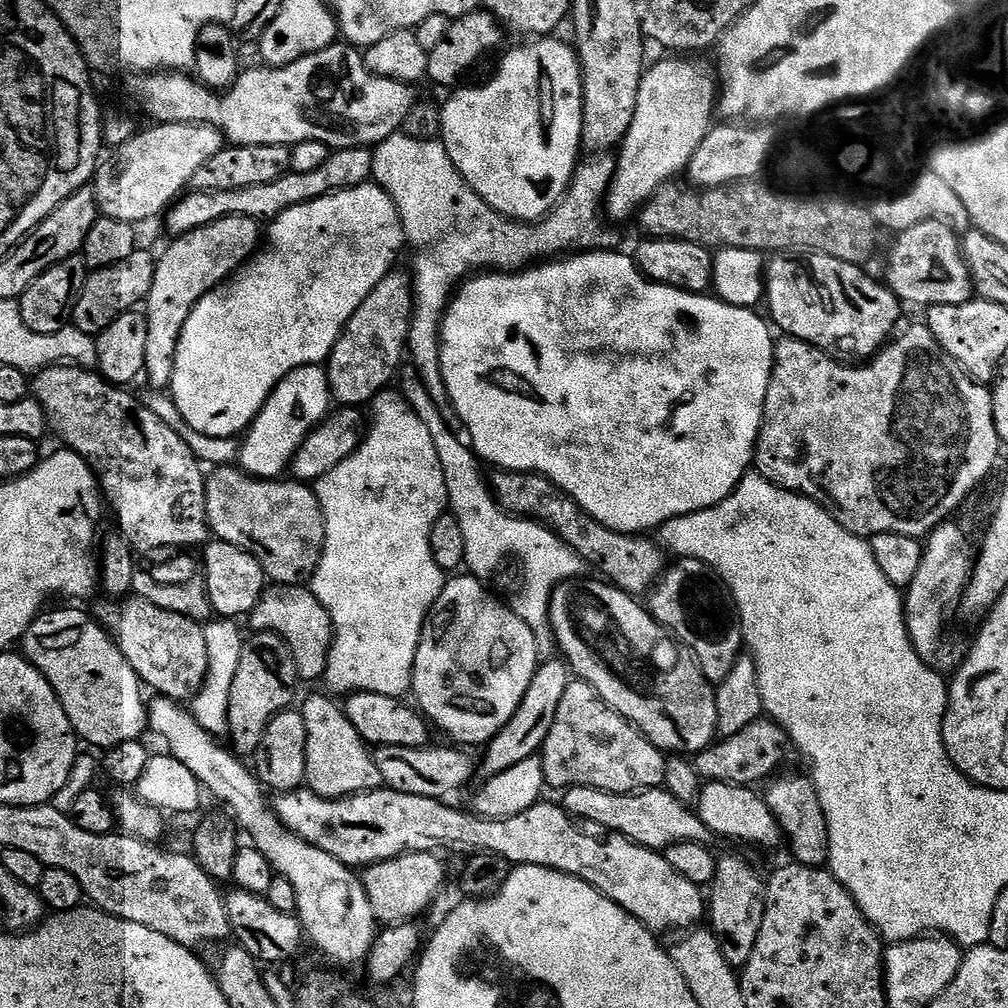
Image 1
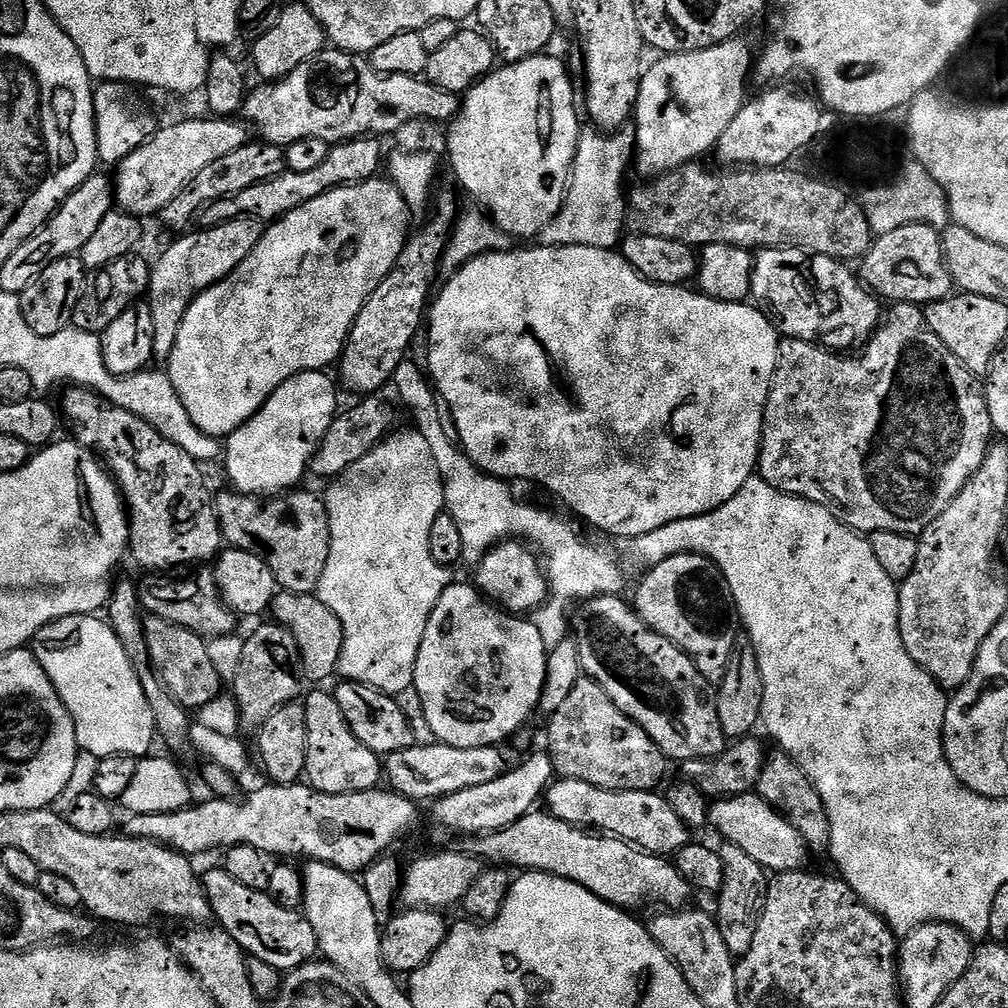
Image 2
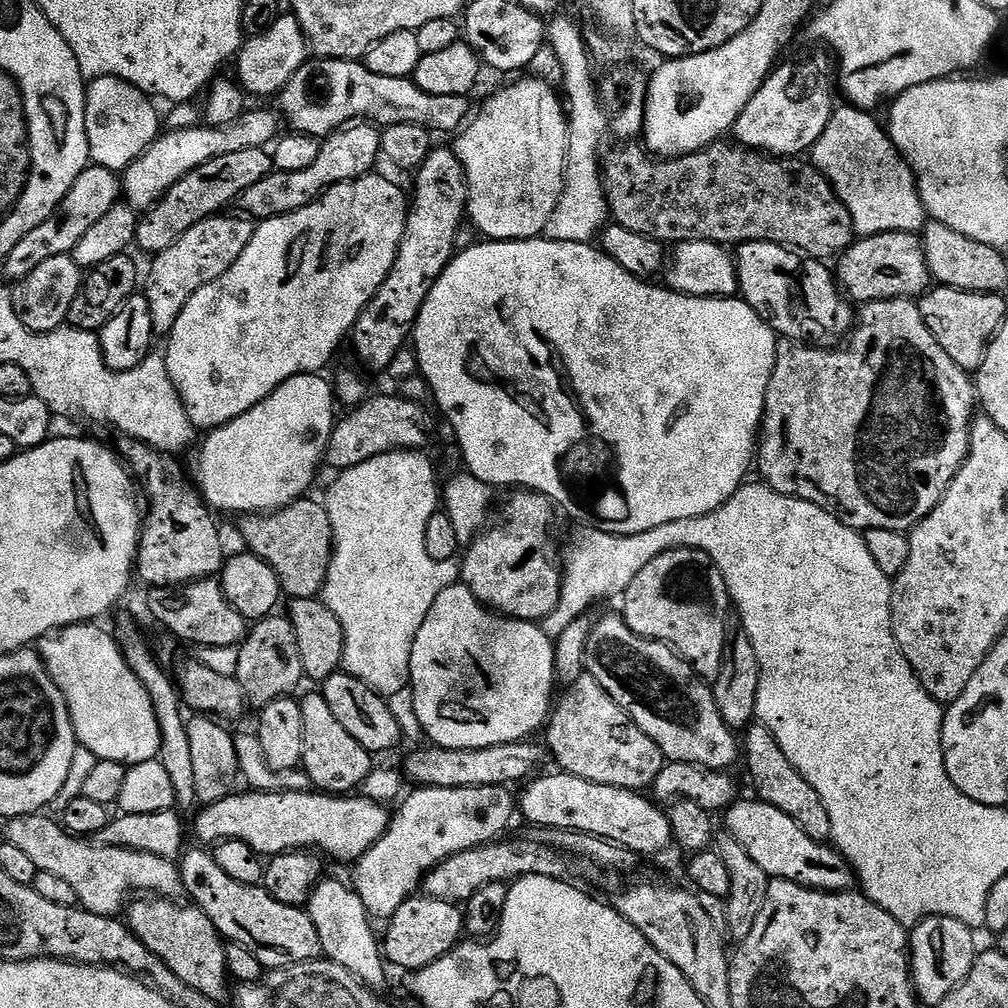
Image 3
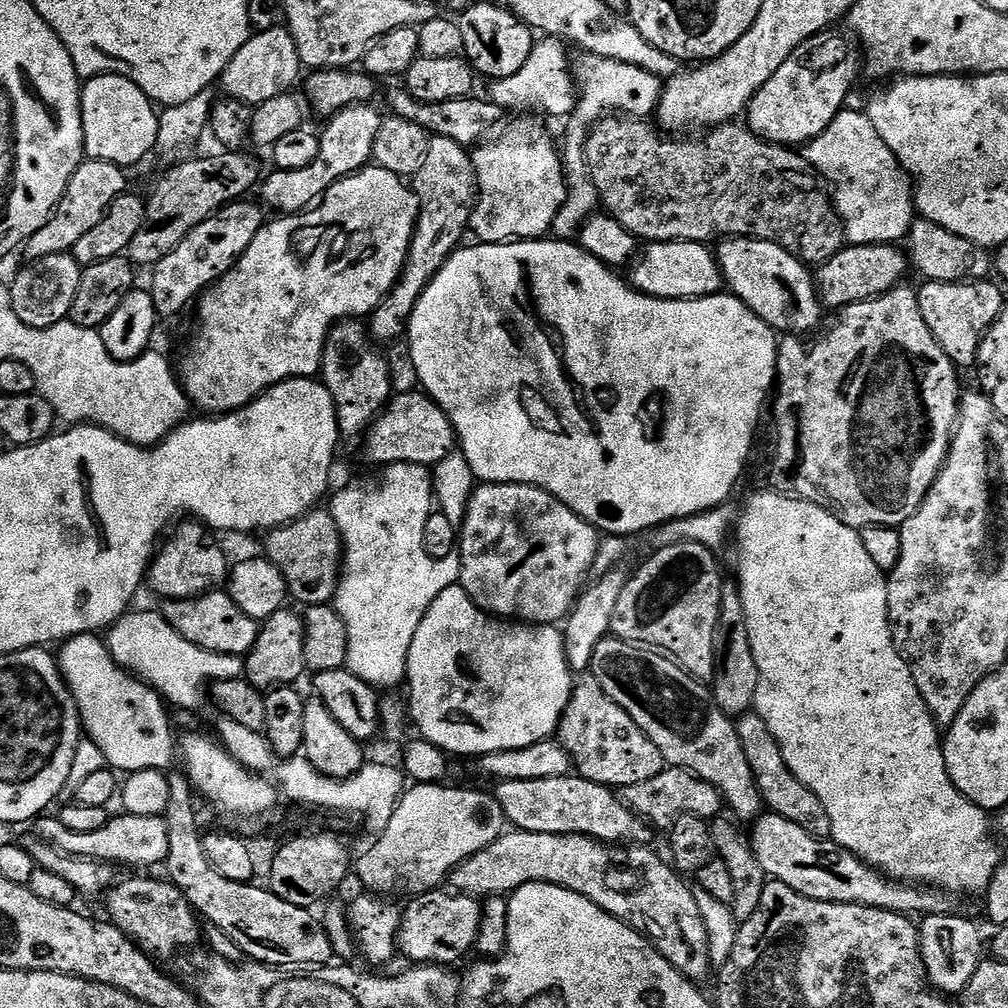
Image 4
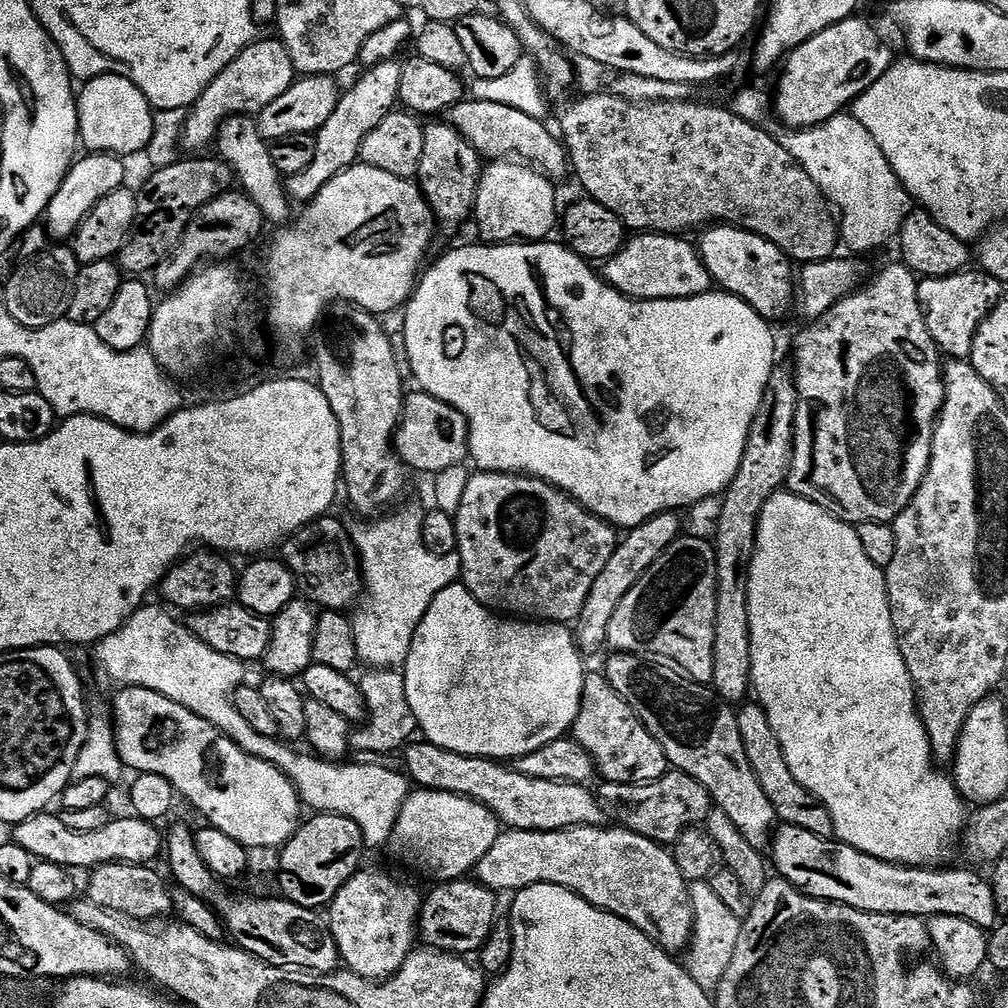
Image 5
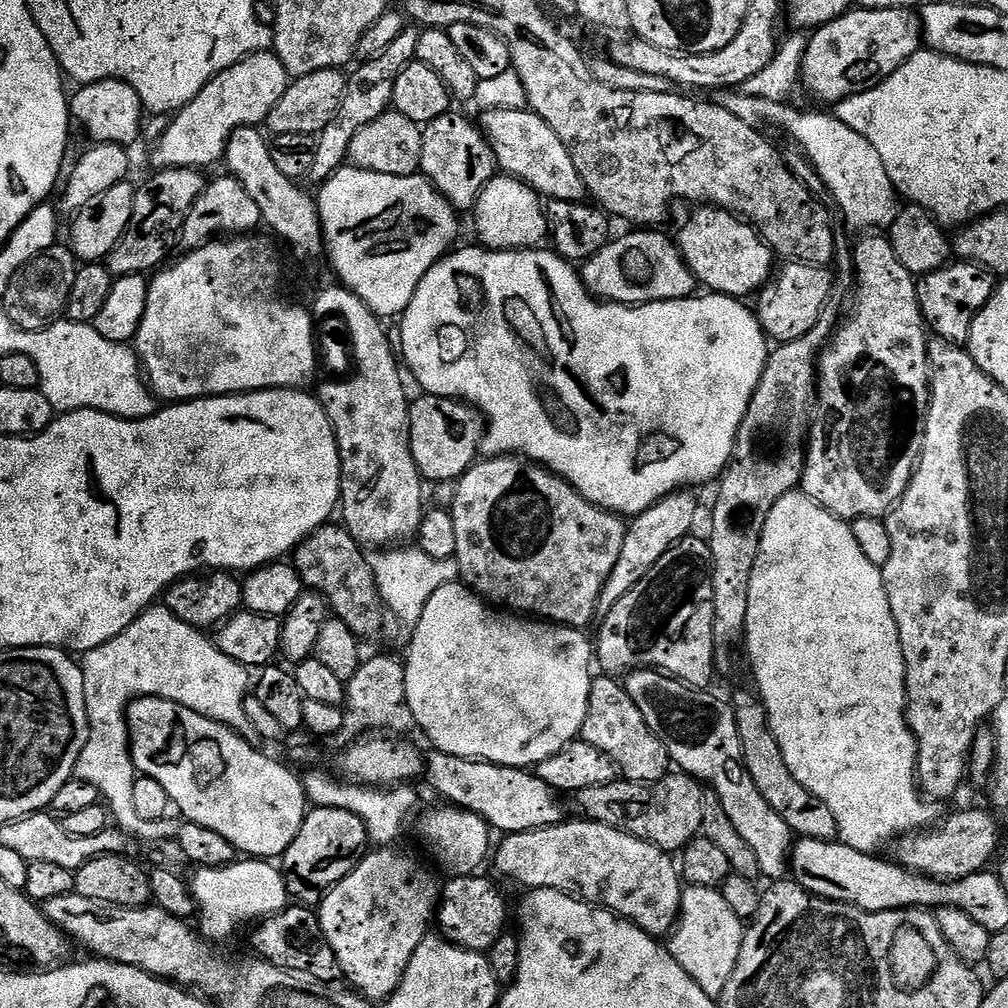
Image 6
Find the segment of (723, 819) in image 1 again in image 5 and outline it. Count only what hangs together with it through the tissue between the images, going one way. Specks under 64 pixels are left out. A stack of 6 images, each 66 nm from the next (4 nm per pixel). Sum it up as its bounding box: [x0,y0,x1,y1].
[770,824,998,930]

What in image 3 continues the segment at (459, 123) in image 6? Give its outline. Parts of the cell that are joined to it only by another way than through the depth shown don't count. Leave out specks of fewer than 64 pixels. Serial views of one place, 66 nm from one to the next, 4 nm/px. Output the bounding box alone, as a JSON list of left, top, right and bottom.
[350,147,468,372]

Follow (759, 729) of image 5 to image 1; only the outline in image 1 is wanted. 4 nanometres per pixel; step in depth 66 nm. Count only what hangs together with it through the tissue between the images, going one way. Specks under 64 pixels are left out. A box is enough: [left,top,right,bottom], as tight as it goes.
[766,775,830,868]

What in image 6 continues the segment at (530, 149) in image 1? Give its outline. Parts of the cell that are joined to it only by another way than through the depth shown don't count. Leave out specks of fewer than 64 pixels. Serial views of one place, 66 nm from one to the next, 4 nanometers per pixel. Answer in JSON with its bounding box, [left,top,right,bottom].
[474,174,549,250]

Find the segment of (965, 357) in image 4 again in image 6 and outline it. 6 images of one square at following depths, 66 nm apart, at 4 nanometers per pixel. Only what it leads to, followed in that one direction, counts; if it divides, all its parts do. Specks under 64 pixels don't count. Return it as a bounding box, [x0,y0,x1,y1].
[916,262,998,346]

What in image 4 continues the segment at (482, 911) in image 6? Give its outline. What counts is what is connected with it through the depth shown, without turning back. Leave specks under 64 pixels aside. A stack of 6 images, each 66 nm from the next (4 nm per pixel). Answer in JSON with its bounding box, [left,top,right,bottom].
[396,890,482,966]

